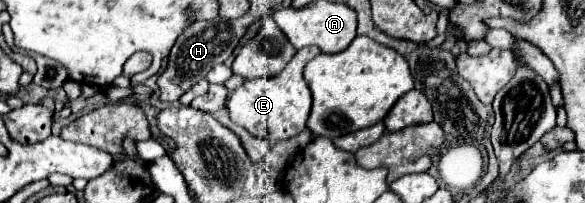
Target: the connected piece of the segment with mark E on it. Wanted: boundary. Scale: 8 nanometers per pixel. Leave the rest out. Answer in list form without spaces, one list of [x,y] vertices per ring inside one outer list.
[[[306,46],[294,54],[294,58],[278,76],[244,80],[244,84],[238,86],[228,98],[228,112],[232,122],[246,128],[256,138],[266,138],[270,144],[298,136],[306,128],[310,114],[310,88],[302,78],[302,70],[306,62],[318,54],[320,50],[316,46]]]

